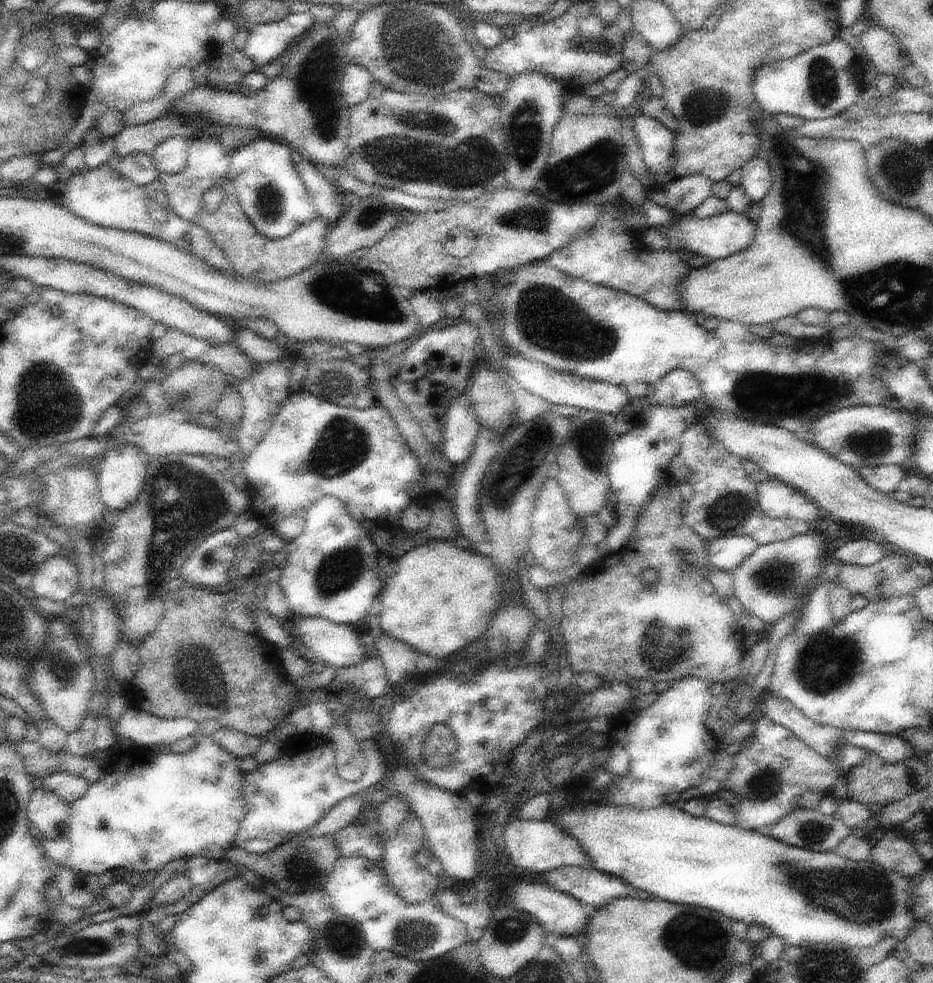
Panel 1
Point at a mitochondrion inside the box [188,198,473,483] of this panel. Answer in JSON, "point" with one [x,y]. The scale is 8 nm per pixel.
{"point":[366,292]}

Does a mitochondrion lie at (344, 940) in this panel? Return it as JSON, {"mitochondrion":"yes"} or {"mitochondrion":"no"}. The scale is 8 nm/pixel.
{"mitochondrion":"yes"}

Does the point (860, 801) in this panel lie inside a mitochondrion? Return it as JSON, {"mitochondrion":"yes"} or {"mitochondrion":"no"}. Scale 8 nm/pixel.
{"mitochondrion":"no"}

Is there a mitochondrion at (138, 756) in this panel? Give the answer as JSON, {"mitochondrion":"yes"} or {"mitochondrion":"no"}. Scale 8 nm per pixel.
{"mitochondrion":"no"}

